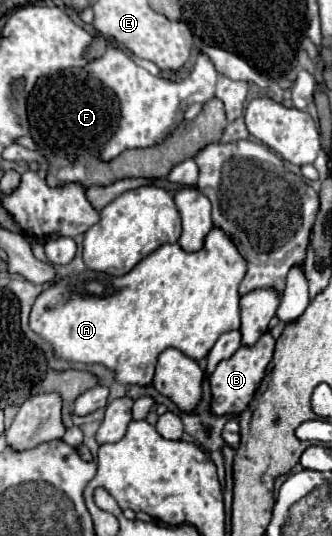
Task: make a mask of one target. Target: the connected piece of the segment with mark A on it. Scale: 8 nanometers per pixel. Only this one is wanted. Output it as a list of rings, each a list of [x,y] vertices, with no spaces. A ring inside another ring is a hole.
[[[213,227],[199,251],[189,253],[183,251],[179,243],[165,243],[151,255],[141,259],[127,275],[111,277],[107,273],[87,269],[75,277],[57,281],[37,297],[31,309],[29,325],[39,337],[53,343],[55,353],[61,359],[103,363],[115,371],[117,381],[123,385],[151,385],[155,361],[163,349],[175,347],[187,357],[199,361],[209,353],[221,333],[239,329],[239,285],[245,277],[245,271],[245,259],[241,257],[241,253],[237,253],[233,241],[225,237],[223,229]]]

